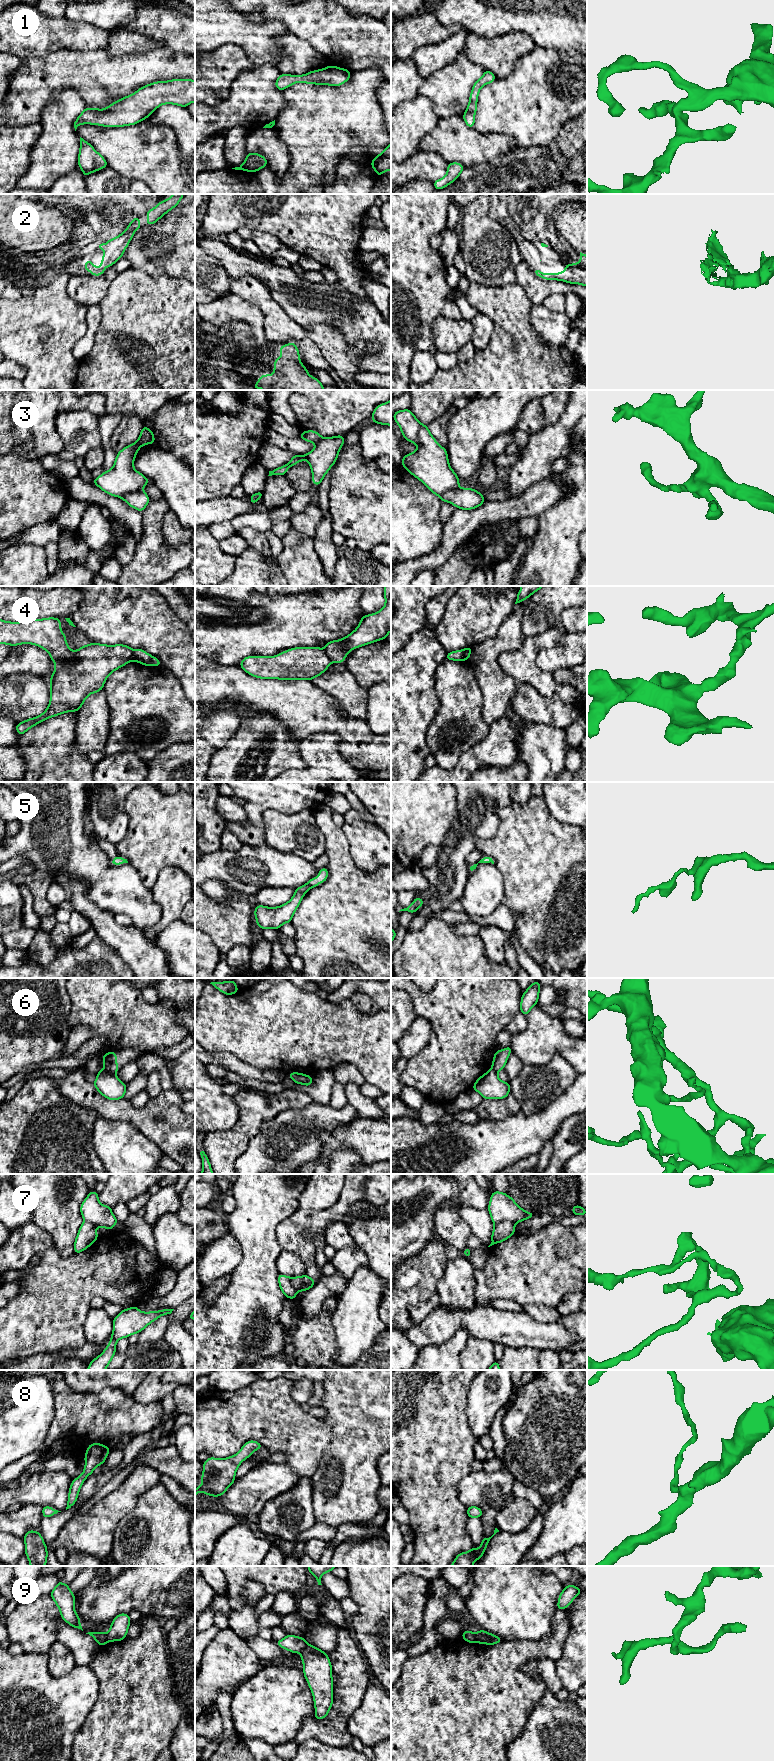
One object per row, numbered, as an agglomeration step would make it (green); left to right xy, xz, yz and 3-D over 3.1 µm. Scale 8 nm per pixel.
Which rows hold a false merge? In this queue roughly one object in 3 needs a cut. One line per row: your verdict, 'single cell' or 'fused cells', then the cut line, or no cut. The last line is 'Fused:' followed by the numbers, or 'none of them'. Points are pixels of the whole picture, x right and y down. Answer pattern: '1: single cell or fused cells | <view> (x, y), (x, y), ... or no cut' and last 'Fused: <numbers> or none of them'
1: single cell | no cut
2: single cell | no cut
3: fused cells | xy (141, 489), (126, 493), (121, 497)
4: fused cells | xz (324, 649), (332, 661)
5: single cell | no cut
6: fused cells | xy (103, 1068), (114, 1073)
7: fused cells | yz (514, 1222), (501, 1221), (494, 1224)
8: single cell | no cut
9: fused cells | xz (308, 1644), (300, 1652)
Fused: 3, 4, 6, 7, 9

